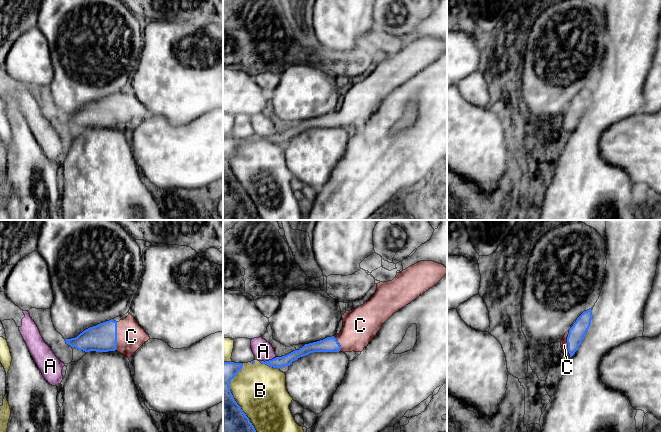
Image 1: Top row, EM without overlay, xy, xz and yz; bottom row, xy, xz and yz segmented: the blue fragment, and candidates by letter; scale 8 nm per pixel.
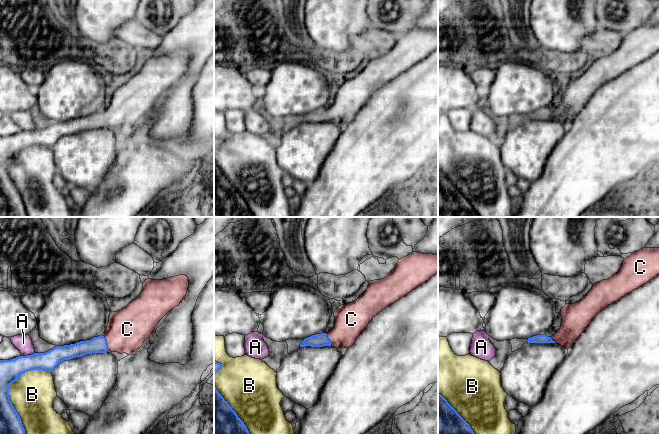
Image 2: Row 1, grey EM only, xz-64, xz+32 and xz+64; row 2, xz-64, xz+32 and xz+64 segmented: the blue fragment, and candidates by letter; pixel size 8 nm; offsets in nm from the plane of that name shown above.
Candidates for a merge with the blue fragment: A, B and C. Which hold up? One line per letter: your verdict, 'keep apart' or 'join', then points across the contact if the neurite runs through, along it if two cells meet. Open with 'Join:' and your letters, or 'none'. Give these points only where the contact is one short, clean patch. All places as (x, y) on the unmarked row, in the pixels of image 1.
Join: C
A: keep apart
B: keep apart
C: join; way xy (103, 113), (116, 112), (131, 112)

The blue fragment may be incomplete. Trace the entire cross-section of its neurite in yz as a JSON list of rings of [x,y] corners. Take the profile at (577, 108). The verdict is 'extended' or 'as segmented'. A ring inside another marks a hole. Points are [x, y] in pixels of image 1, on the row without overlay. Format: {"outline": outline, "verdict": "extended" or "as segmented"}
{"outline": [[[592,86],[584,87],[561,116],[562,129],[572,133],[578,126],[592,96]]], "verdict": "extended"}

